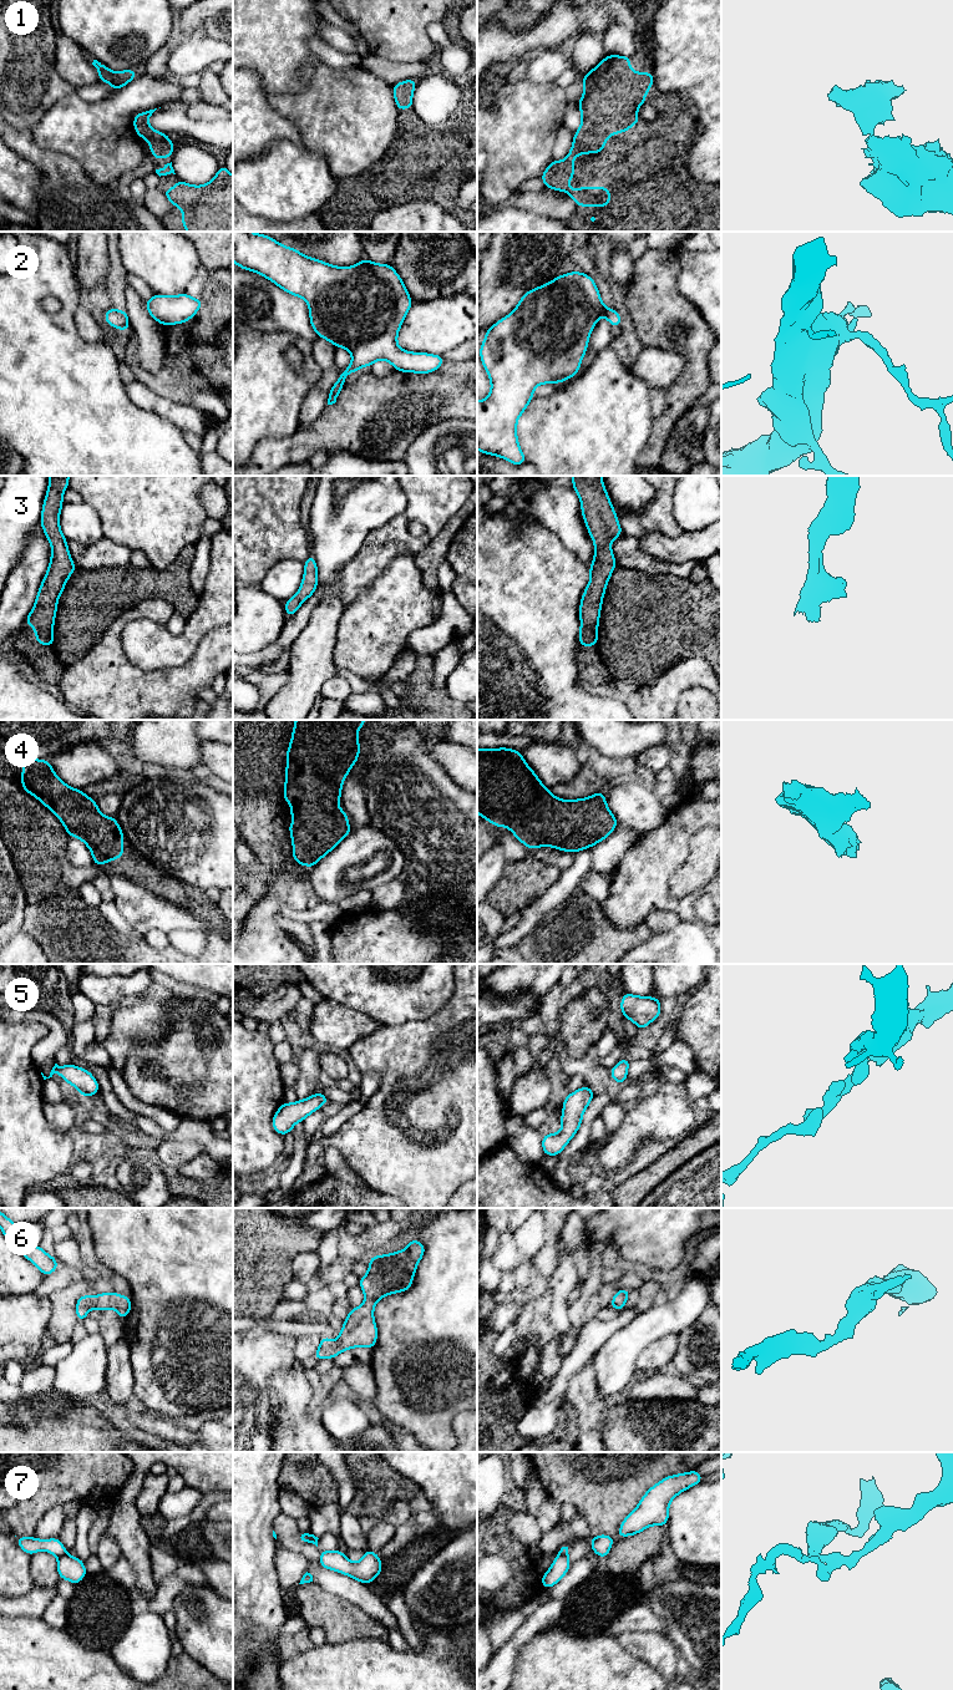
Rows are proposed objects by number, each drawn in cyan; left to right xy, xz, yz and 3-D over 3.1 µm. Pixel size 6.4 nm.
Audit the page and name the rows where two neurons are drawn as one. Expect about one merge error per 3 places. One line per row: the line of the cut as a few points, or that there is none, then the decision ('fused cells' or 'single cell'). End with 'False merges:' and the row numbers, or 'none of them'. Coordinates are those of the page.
1: no cut; single cell
2: no cut; single cell
3: no cut; single cell
4: no cut; single cell
5: no cut; single cell
6: no cut; single cell
7: cut in xy along (65, 1552), (57, 1558); fused cells
False merges: 7

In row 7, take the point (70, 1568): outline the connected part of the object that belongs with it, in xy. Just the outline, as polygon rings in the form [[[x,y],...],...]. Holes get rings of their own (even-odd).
[[[65,1553],[57,1558],[57,1573],[60,1579],[70,1580],[76,1585],[85,1578],[87,1570],[82,1559]]]

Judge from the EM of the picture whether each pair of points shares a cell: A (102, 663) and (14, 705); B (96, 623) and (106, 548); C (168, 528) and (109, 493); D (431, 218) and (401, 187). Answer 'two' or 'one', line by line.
A: two
B: two
C: one
D: two

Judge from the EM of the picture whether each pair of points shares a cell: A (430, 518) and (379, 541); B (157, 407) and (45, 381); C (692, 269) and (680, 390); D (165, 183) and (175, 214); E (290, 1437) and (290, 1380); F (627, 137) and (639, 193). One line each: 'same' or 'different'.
A: same
B: different
C: different
D: same
E: same
F: same

